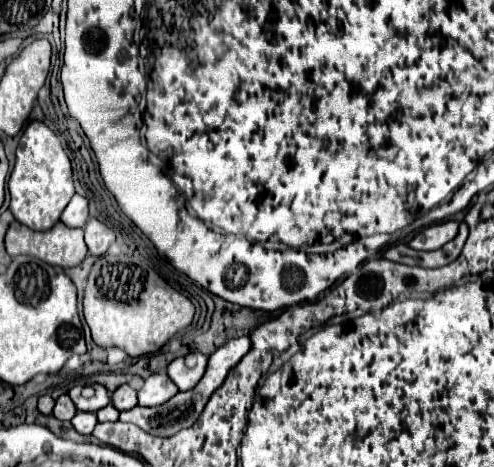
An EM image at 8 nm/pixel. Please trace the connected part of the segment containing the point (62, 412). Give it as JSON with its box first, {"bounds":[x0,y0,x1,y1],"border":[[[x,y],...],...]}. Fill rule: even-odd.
{"bounds":[53,394,77,420],"border":[[[63,394],[63,396],[57,398],[55,408],[53,408],[53,416],[55,416],[57,420],[71,420],[71,418],[75,416],[75,412],[77,412],[77,408],[75,408],[75,404],[69,400],[67,394]]]}

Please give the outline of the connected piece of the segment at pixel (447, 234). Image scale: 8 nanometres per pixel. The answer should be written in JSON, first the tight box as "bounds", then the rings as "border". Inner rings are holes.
{"bounds":[411,220,459,250],"border":[[[449,220],[449,222],[441,222],[441,224],[433,224],[423,228],[411,242],[411,248],[417,250],[437,250],[441,246],[445,246],[449,240],[453,240],[457,236],[459,230],[459,222]]]}

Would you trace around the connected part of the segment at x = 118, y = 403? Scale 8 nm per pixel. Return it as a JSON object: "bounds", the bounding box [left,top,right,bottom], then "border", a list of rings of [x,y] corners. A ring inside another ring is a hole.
{"bounds":[111,384,137,410],"border":[[[123,384],[123,386],[119,386],[113,394],[111,394],[111,404],[117,408],[117,410],[131,410],[131,408],[135,408],[137,406],[137,392],[131,388],[131,386],[127,386],[127,384]]]}

